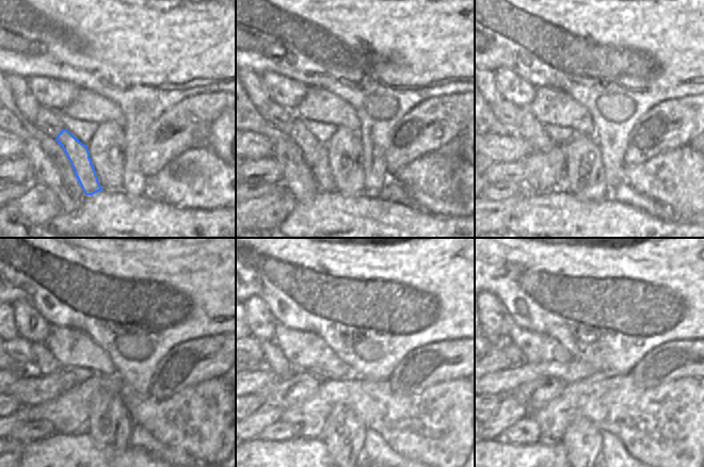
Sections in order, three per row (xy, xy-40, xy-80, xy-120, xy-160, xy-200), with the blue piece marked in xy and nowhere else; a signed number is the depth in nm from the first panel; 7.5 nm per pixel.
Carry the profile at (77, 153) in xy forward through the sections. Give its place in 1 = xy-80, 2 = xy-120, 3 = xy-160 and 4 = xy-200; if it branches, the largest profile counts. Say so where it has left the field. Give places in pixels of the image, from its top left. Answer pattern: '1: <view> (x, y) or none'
1: xy-80 (530, 129)
2: xy-120 (46, 364)
3: xy-160 (274, 359)
4: xy-200 (502, 355)

